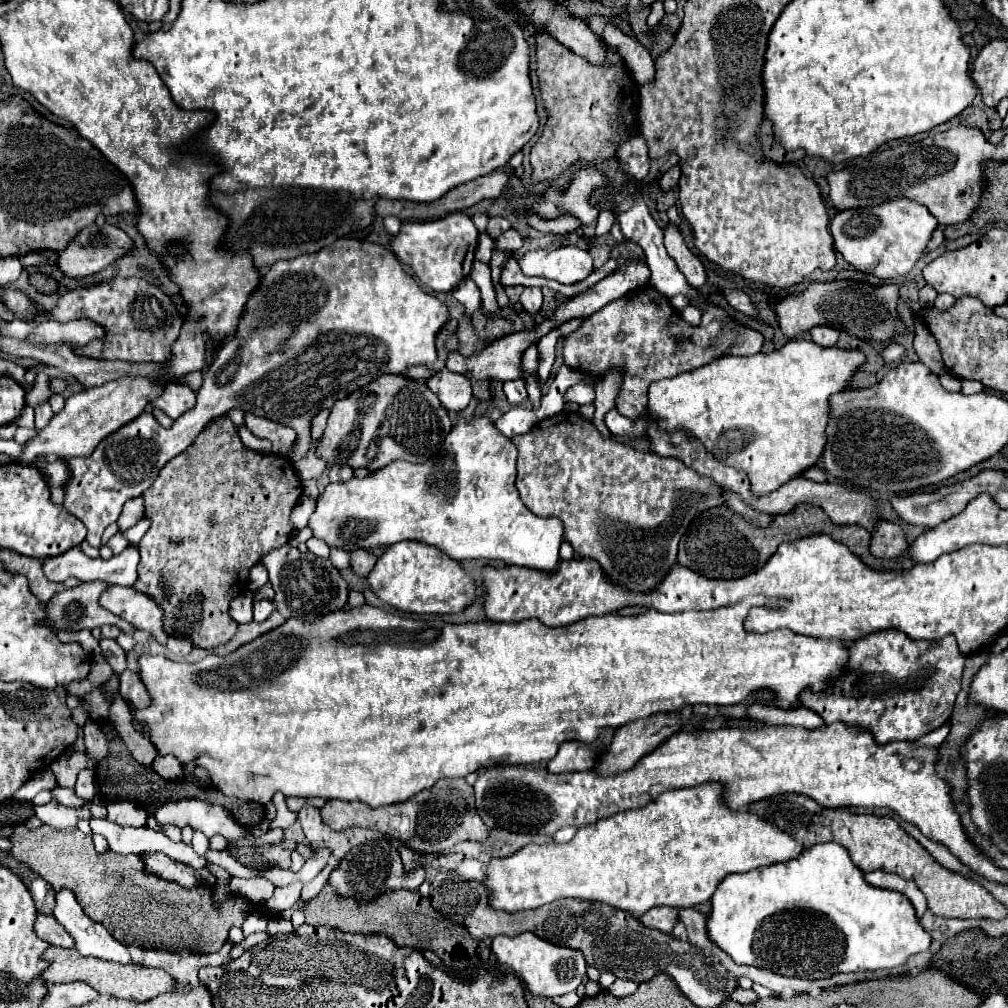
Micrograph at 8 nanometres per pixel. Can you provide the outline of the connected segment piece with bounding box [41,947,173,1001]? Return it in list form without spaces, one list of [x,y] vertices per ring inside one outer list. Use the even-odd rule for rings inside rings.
[[[49,947],[45,951],[45,959],[51,961],[49,969],[43,973],[43,981],[49,985],[53,983],[67,983],[67,981],[83,981],[95,987],[101,995],[111,995],[111,997],[123,997],[123,999],[153,999],[161,991],[169,991],[173,985],[173,979],[169,973],[163,969],[153,969],[145,965],[121,965],[121,963],[111,963],[111,961],[101,961],[95,957],[83,957],[75,949],[63,949],[63,947]]]

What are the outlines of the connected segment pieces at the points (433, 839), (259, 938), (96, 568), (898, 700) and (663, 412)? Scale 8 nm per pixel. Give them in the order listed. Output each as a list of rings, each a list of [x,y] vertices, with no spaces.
[[[441,779],[431,789],[413,795],[413,799],[407,799],[403,803],[393,803],[389,807],[371,809],[363,801],[333,799],[321,811],[325,823],[329,823],[333,829],[345,829],[351,825],[377,827],[379,831],[385,831],[387,835],[401,839],[409,849],[415,849],[419,853],[439,853],[465,839],[485,841],[485,837],[489,837],[487,825],[481,821],[481,817],[475,811],[473,787],[465,779]]]
[[[257,932],[244,938],[241,943],[243,943],[243,947],[245,947],[246,951],[247,949],[250,949],[255,945],[265,943],[265,941],[269,941],[269,939],[271,939],[271,937],[266,932]]]
[[[79,547],[69,549],[65,555],[57,559],[41,559],[43,571],[47,579],[61,583],[67,577],[77,577],[79,581],[95,581],[101,579],[109,585],[127,585],[133,587],[137,581],[137,563],[139,551],[137,547],[123,549],[121,555],[113,555],[111,559],[91,559]]]
[[[879,631],[865,639],[851,643],[851,667],[853,673],[843,677],[833,689],[819,697],[811,691],[803,693],[803,707],[817,711],[825,723],[847,721],[859,725],[861,729],[873,731],[877,743],[891,741],[917,741],[923,735],[941,727],[953,713],[955,697],[961,689],[965,655],[957,651],[957,643],[951,635],[939,641],[913,641],[901,631]]]
[[[789,339],[781,349],[773,351],[773,353],[757,353],[757,355],[747,355],[747,357],[735,357],[735,355],[725,355],[721,359],[715,359],[711,361],[709,365],[703,365],[699,369],[693,369],[693,371],[687,371],[687,373],[681,373],[677,377],[671,377],[671,379],[661,379],[661,381],[655,381],[651,383],[649,387],[649,411],[645,415],[641,415],[641,419],[637,421],[631,421],[631,419],[625,419],[617,409],[611,409],[609,413],[605,415],[605,424],[607,429],[613,433],[613,435],[623,435],[623,437],[641,437],[645,439],[647,435],[647,421],[651,421],[653,417],[659,419],[659,427],[665,429],[665,431],[673,431],[673,429],[685,429],[687,433],[691,433],[693,437],[701,439],[703,445],[717,457],[721,459],[723,463],[729,463],[729,467],[737,467],[737,469],[743,469],[749,473],[751,477],[751,489],[755,495],[765,495],[769,491],[775,491],[777,487],[781,487],[783,483],[787,483],[789,479],[797,477],[799,473],[803,473],[805,469],[813,467],[823,449],[825,449],[825,429],[827,429],[827,423],[829,423],[829,399],[831,395],[835,393],[841,393],[845,389],[851,387],[851,381],[855,377],[855,373],[865,365],[865,353],[861,349],[841,349],[841,347],[819,347],[817,343],[813,341],[807,341],[807,339]]]

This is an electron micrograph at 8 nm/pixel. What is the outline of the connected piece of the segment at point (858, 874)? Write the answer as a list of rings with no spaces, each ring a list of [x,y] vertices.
[[[819,843],[797,859],[755,869],[749,873],[725,875],[711,897],[707,937],[719,945],[735,963],[769,969],[787,977],[823,979],[849,971],[891,971],[911,955],[929,949],[931,937],[915,917],[915,909],[903,893],[873,887],[839,843]]]

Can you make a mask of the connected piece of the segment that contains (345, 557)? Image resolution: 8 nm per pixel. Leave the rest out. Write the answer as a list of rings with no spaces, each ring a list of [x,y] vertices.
[[[331,547],[331,563],[339,569],[339,571],[343,571],[343,569],[349,569],[351,567],[351,563],[349,563],[349,553],[347,551],[343,551],[343,549],[337,549],[337,547]]]

